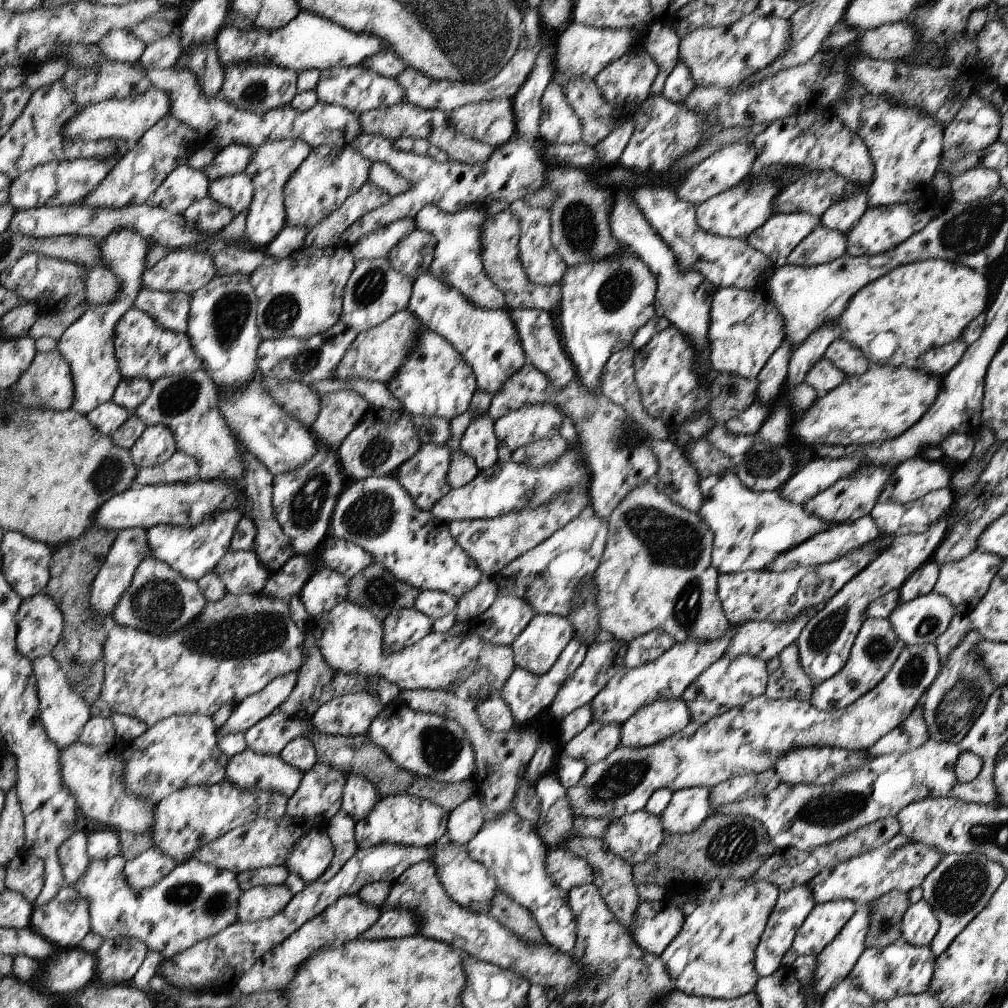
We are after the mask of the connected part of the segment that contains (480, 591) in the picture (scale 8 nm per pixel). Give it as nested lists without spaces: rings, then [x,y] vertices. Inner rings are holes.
[[[484,579],[470,592],[457,599],[456,622],[464,622],[480,616],[498,595],[497,586],[490,579]]]

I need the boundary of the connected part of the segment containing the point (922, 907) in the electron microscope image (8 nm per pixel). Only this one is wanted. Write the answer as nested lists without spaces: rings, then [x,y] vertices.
[[[923,898],[911,903],[903,916],[901,936],[915,947],[930,946],[939,929],[939,920]]]

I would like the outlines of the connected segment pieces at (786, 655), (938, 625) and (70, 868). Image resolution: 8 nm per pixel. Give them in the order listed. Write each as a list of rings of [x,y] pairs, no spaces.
[[[798,639],[782,650],[779,659],[780,667],[768,677],[766,698],[809,701],[816,681],[806,674],[800,664]]]
[[[932,592],[910,602],[900,602],[888,620],[907,645],[921,645],[934,643],[955,614],[950,600]]]
[[[74,831],[60,846],[60,859],[64,866],[64,886],[73,887],[91,861],[87,853],[87,836],[82,831]]]

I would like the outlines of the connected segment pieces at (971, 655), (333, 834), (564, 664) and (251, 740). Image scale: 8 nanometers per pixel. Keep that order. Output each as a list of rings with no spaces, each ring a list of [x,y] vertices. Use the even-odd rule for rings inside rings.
[[[972,630],[963,643],[950,653],[946,666],[941,668],[942,673],[929,688],[924,698],[922,716],[928,727],[930,739],[958,744],[982,714],[992,691],[996,688],[975,652],[975,646],[979,642],[977,632]]]
[[[338,811],[329,822],[323,826],[331,843],[334,845],[335,853],[330,861],[330,866],[326,872],[320,876],[322,882],[328,882],[332,877],[335,877],[340,869],[358,850],[355,841],[355,820],[342,812]]]
[[[574,636],[568,643],[568,646],[561,652],[558,660],[552,665],[552,668],[542,676],[535,675],[518,666],[514,669],[500,695],[508,703],[516,724],[526,727],[530,725],[532,718],[536,714],[546,709],[548,710],[560,687],[566,682],[569,676],[572,676],[576,672],[576,669],[582,662],[584,662],[586,653],[587,646],[582,644],[582,641]]]
[[[272,712],[245,732],[245,740],[254,752],[278,755],[292,739],[305,736],[310,723]]]

